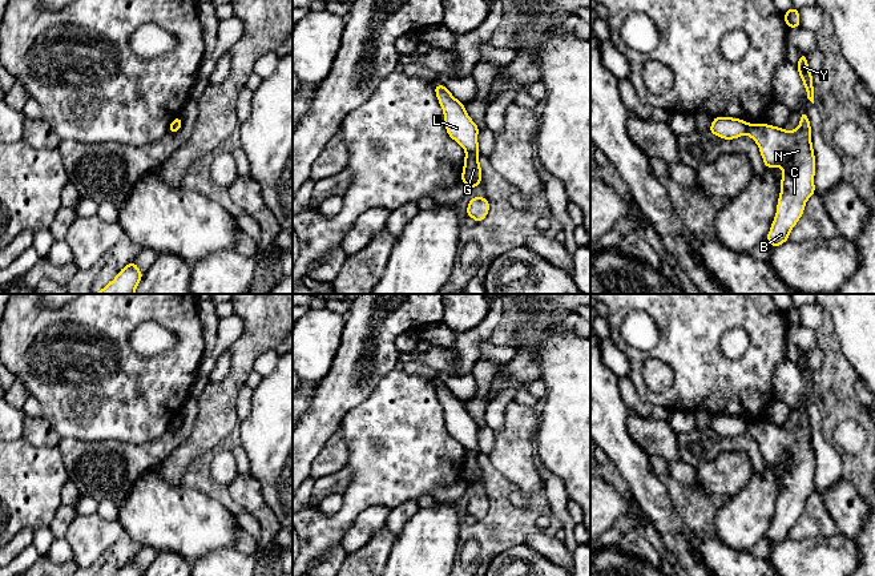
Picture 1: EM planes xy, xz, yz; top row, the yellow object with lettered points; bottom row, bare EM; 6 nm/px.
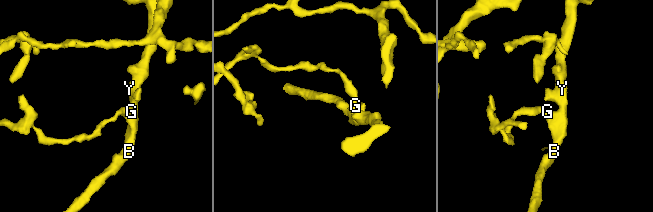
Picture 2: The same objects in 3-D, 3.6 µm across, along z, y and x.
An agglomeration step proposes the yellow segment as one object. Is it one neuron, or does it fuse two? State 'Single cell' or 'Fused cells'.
Fused cells

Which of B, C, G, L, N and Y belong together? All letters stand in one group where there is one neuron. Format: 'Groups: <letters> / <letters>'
Groups: B C G N Y / L

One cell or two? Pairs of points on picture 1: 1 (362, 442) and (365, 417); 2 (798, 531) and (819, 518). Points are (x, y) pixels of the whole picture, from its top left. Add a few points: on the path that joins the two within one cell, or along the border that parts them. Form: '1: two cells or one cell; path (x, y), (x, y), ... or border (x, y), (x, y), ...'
1: one cell; path (365, 435), (365, 423)
2: one cell; path (803, 528), (814, 522)

